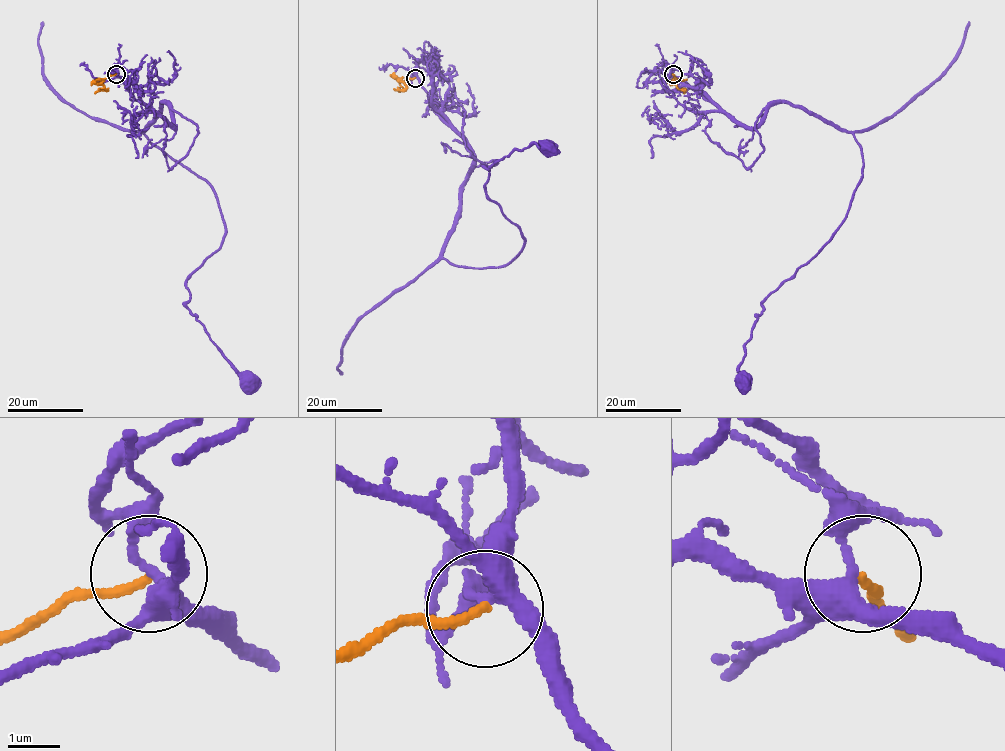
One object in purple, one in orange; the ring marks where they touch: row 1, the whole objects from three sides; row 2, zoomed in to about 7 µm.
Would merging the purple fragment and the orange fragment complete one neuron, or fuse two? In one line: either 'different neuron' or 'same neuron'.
different neuron

